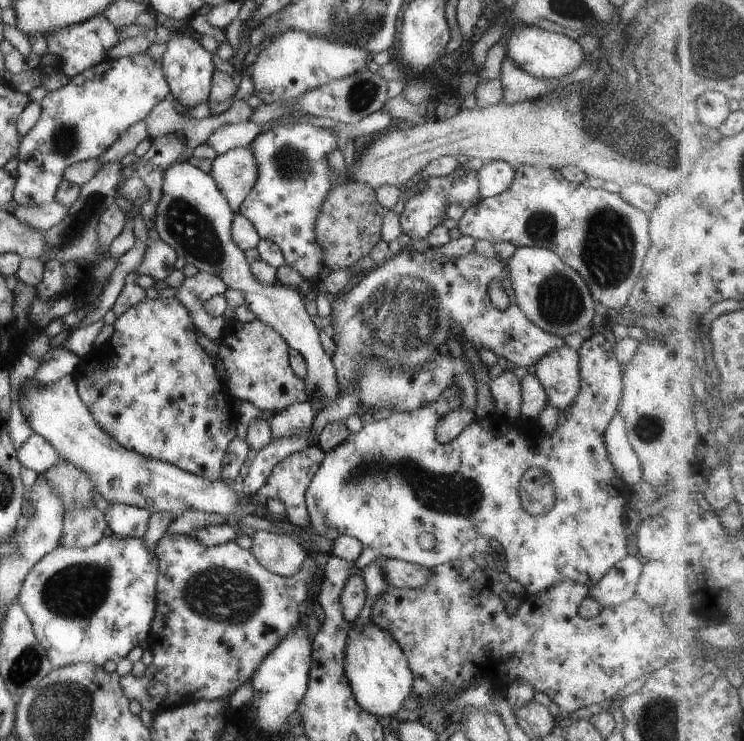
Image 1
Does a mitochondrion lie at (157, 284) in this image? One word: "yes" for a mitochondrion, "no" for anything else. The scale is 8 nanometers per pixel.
no

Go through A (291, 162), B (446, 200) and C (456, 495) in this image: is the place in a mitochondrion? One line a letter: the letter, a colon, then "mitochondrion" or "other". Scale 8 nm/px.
A: mitochondrion
B: other
C: mitochondrion

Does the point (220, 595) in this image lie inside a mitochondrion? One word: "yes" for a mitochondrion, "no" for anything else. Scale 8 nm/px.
yes

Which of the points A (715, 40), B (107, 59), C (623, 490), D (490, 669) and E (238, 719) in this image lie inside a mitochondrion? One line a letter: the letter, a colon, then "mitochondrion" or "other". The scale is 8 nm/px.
A: mitochondrion
B: other
C: other
D: other
E: other

